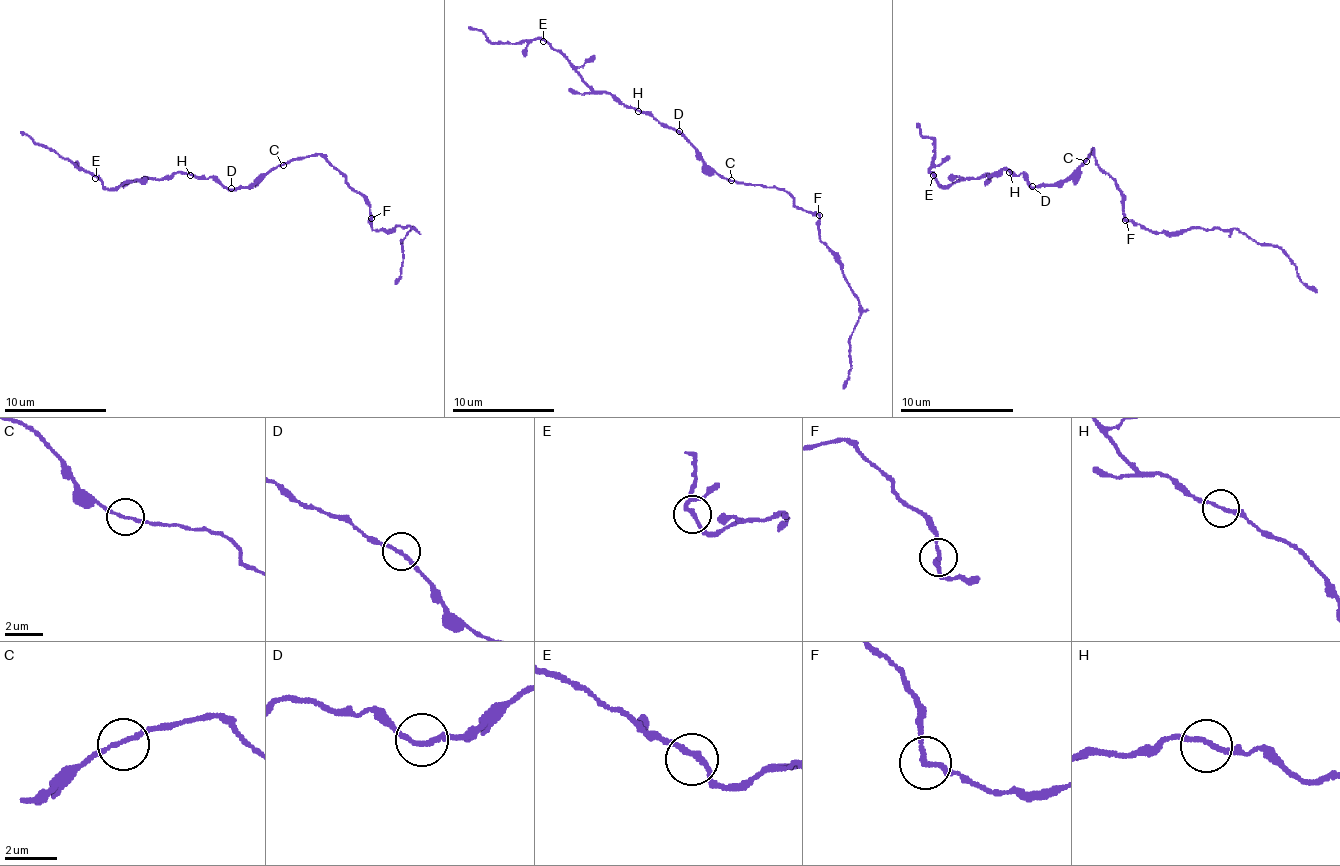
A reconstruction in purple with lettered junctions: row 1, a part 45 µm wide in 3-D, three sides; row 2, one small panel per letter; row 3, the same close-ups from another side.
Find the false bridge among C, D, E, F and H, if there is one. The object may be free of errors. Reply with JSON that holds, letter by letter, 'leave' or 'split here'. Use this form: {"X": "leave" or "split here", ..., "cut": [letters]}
{"C": "leave", "D": "leave", "E": "leave", "F": "split here", "H": "leave", "cut": ["F"]}

